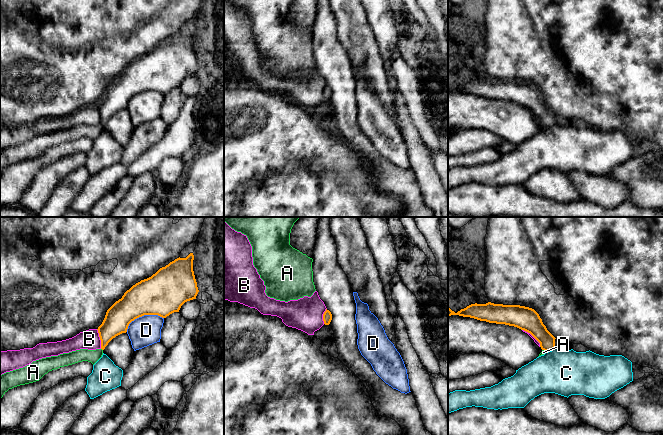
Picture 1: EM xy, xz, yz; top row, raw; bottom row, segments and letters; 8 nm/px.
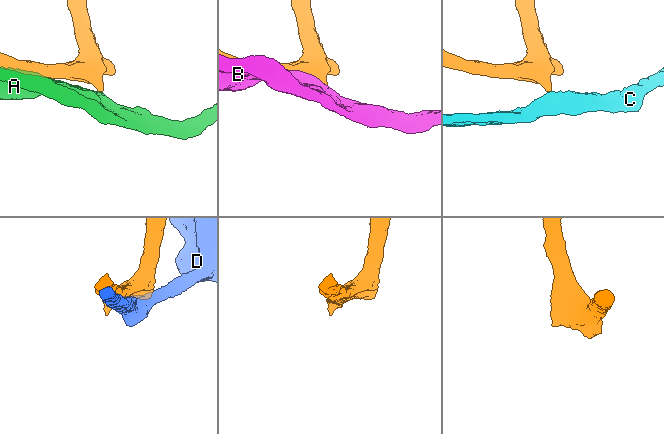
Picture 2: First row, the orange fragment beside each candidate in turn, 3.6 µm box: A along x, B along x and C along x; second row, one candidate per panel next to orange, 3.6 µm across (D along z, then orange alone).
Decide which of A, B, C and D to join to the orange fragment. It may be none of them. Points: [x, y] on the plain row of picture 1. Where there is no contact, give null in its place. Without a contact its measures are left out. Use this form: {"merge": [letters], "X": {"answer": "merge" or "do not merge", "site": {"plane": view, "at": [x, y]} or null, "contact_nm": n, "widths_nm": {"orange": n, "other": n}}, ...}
{"merge": [], "A": {"answer": "do not merge", "site": {"plane": "yz", "at": [544, 126]}, "contact_nm": 40, "widths_nm": {"orange": 160, "other": 40}}, "B": {"answer": "do not merge", "site": {"plane": "xy", "at": [100, 115]}, "contact_nm": 170, "widths_nm": {"orange": 200, "other": 160}}, "C": {"answer": "do not merge", "site": {"plane": "yz", "at": [550, 126]}, "contact_nm": 90, "widths_nm": {"orange": 150, "other": 360}}, "D": {"answer": "do not merge", "site": {"plane": "xy", "at": [142, 91]}, "contact_nm": 320, "widths_nm": {"orange": 340, "other": 240}}}

